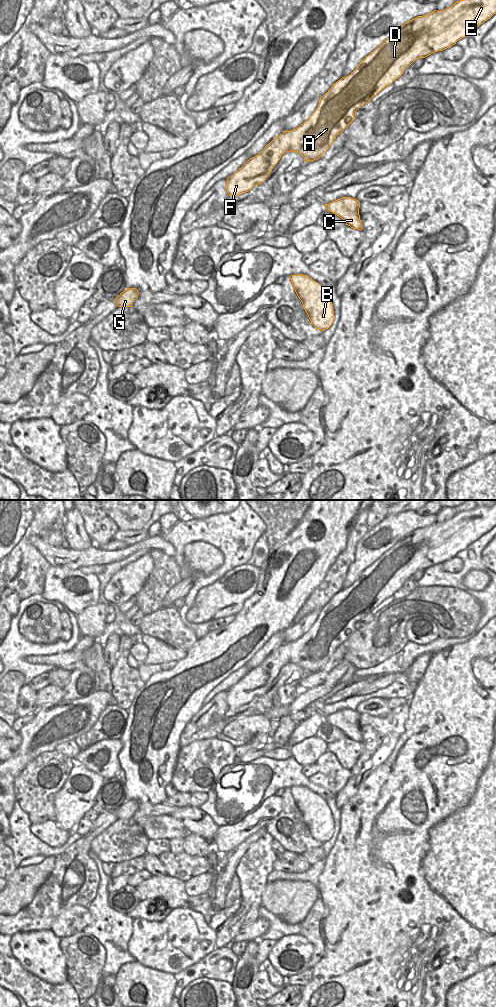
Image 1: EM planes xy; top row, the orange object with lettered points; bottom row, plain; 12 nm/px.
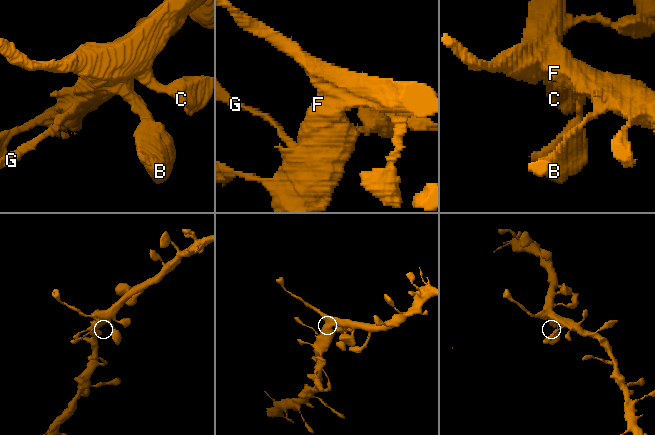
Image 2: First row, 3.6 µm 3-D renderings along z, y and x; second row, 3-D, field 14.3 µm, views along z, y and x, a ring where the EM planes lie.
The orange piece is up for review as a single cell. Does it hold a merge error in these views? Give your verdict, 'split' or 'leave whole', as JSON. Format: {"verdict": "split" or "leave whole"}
{"verdict": "leave whole"}

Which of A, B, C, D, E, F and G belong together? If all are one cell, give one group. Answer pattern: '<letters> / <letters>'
A B C D E F G

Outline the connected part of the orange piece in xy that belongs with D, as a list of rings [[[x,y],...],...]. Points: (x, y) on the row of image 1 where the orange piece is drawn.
[[[460,0],[443,11],[435,10],[406,22],[366,56],[350,75],[342,77],[333,84],[328,92],[320,97],[317,108],[307,121],[296,129],[285,130],[230,176],[227,179],[229,196],[246,193],[254,186],[263,183],[286,152],[299,153],[305,162],[319,159],[336,136],[355,120],[356,111],[398,79],[415,60],[455,45],[458,40],[467,36],[494,14],[496,14],[496,0]]]

